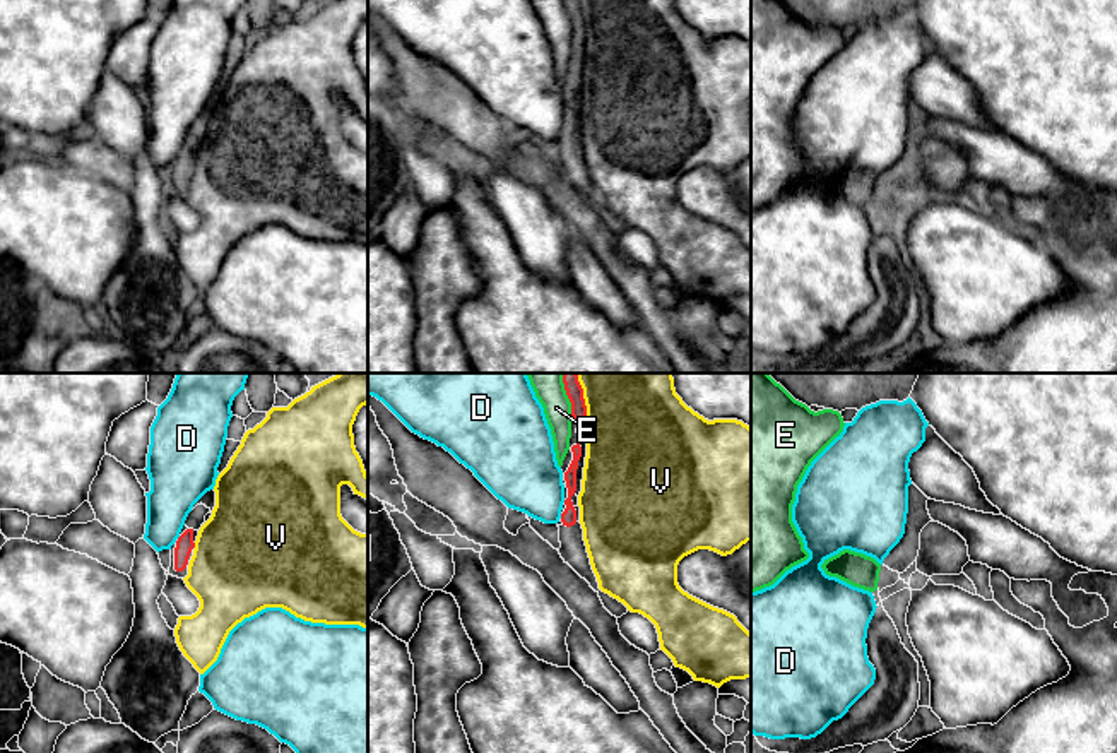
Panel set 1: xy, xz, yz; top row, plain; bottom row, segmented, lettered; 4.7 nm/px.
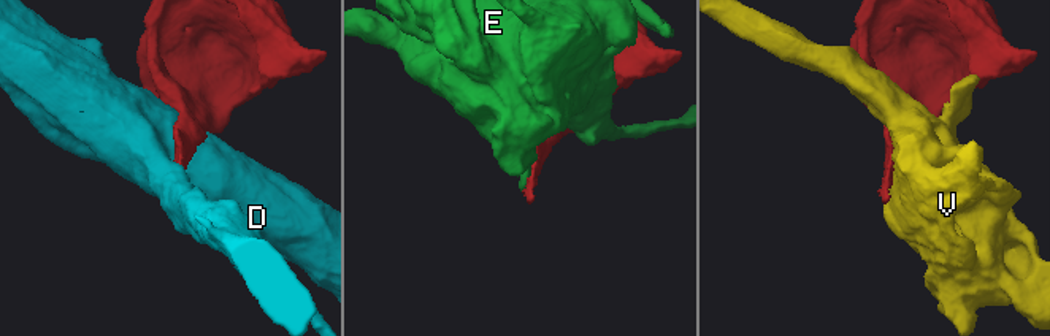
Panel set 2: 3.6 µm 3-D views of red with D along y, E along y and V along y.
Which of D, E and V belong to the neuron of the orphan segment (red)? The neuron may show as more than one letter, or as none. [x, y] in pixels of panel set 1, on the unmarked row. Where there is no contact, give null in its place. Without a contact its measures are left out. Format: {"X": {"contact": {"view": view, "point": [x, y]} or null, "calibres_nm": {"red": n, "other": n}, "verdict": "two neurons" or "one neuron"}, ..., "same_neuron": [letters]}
{"D": {"contact": {"view": "xz", "point": [561, 132]}, "calibres_nm": {"red": 80, "other": 320}, "verdict": "two neurons"}, "E": {"contact": {"view": "xz", "point": [570, 17]}, "calibres_nm": {"red": 80, "other": 130}, "verdict": "two neurons"}, "V": {"contact": {"view": "xz", "point": [584, 16]}, "calibres_nm": {"red": 80, "other": 400}, "verdict": "two neurons"}, "same_neuron": []}

